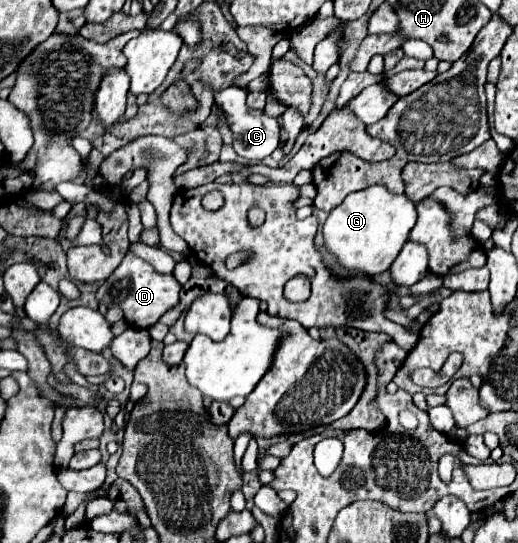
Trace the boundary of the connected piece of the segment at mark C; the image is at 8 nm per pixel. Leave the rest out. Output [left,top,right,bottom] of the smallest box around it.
[215,86,279,161]

